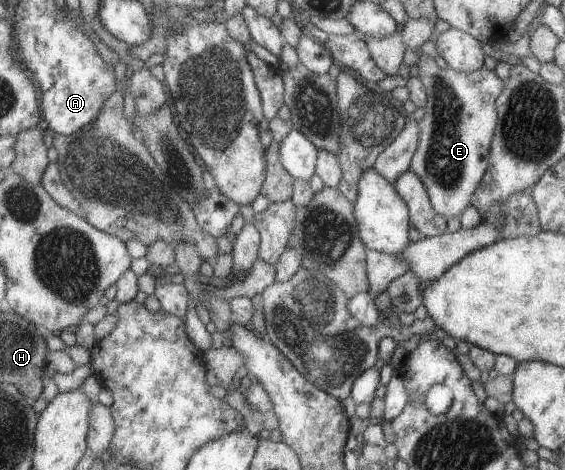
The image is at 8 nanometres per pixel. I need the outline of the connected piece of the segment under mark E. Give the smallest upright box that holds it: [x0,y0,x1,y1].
[409,53,503,218]

